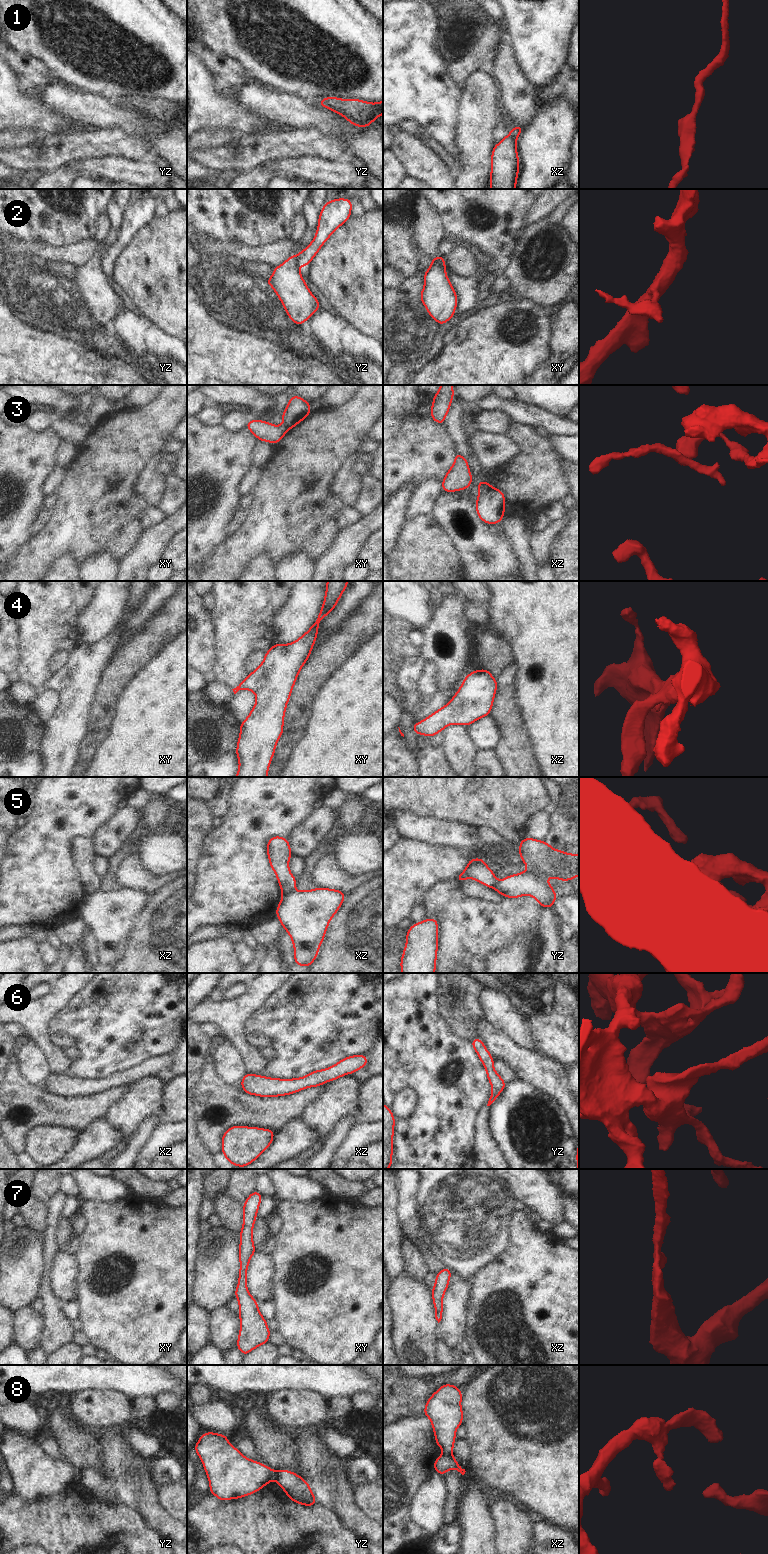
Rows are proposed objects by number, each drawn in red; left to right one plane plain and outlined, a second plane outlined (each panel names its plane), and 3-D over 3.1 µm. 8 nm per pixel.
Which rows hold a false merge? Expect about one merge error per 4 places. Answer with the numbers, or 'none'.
2, 3, 5, 8

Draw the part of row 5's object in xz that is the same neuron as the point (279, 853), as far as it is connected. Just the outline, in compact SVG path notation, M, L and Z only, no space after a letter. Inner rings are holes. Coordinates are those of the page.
M273 836L267 842L267 855L270 867L275 872L283 895L289 894L296 885L297 878L289 869L289 860L292 857L288 839Z

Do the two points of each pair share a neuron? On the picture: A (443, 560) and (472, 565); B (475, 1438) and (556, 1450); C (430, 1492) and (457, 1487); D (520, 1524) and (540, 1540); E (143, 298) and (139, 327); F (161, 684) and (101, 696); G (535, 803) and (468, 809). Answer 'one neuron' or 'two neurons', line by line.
A: two neurons
B: one neuron
C: two neurons
D: two neurons
E: two neurons
F: two neurons
G: one neuron

